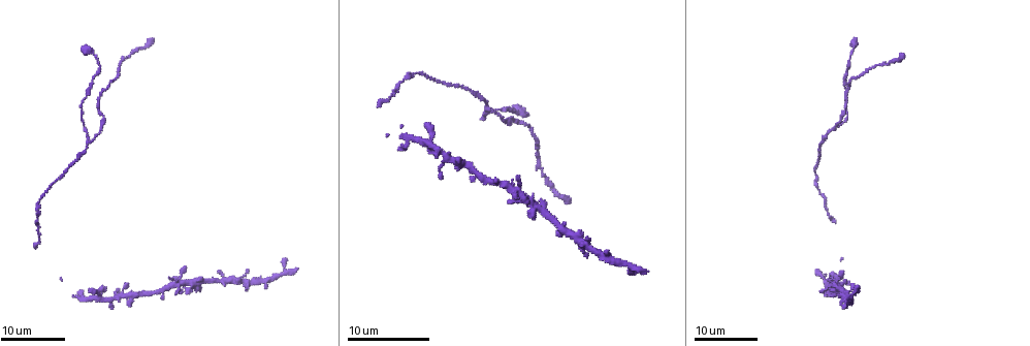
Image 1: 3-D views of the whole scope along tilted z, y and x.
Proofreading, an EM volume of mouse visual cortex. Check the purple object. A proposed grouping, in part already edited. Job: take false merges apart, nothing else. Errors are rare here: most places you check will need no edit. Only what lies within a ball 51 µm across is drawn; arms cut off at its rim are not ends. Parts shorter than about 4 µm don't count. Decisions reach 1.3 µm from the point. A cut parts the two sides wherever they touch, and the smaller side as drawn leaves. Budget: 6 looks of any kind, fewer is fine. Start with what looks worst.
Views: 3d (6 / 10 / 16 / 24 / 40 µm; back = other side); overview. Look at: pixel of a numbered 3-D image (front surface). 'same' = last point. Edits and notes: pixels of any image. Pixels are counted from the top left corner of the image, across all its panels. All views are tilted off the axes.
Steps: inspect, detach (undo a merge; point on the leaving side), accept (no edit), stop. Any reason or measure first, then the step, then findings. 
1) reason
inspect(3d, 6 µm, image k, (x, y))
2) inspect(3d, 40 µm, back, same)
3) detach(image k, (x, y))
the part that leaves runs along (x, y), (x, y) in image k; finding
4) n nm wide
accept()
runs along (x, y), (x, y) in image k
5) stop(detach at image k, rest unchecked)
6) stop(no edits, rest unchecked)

three arms meet
inspect(3d, 24 µm, image 1, (487, 109))

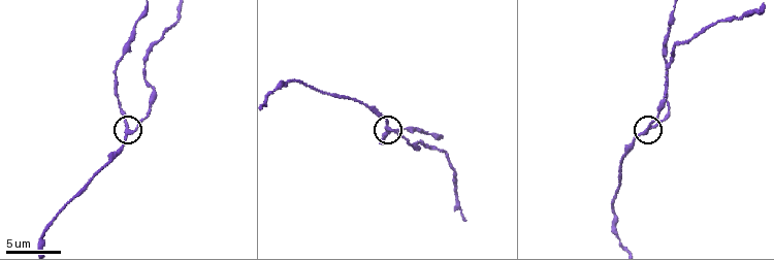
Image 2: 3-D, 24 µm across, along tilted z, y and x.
closer look
inspect(3d, 6 µm, image 2, (391, 129))

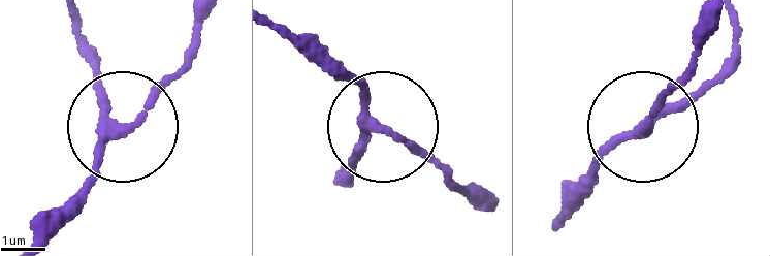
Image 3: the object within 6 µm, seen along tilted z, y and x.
200 nm wide
accept()
runs along (279, 27), (351, 84), (372, 121), (346, 177) in image 3; one cell here

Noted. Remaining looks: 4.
calibre changes
inspect(3d, 10 µm, image 2, (361, 102))

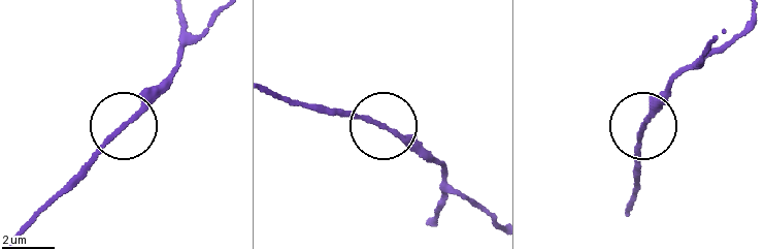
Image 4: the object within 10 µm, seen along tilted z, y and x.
inspect(3d, 10 µm, back, image 4, (643, 122))

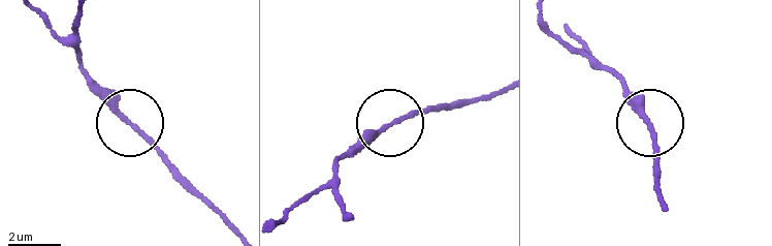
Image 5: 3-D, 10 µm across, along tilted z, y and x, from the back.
accept()
runs along (662, 200), (655, 132), (629, 94) in image 5; one cell here

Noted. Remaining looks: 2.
calibre changes
inspect(3d, 16 µm, image 2, (177, 22))

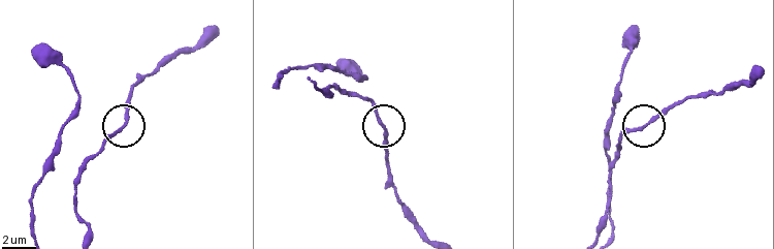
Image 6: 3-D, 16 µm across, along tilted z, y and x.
accept()
runs along (84, 237), (78, 173), (125, 122), (131, 92) in image 6; continuous, no second cell

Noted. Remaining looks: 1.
stop(no edits, rest unchecked)

